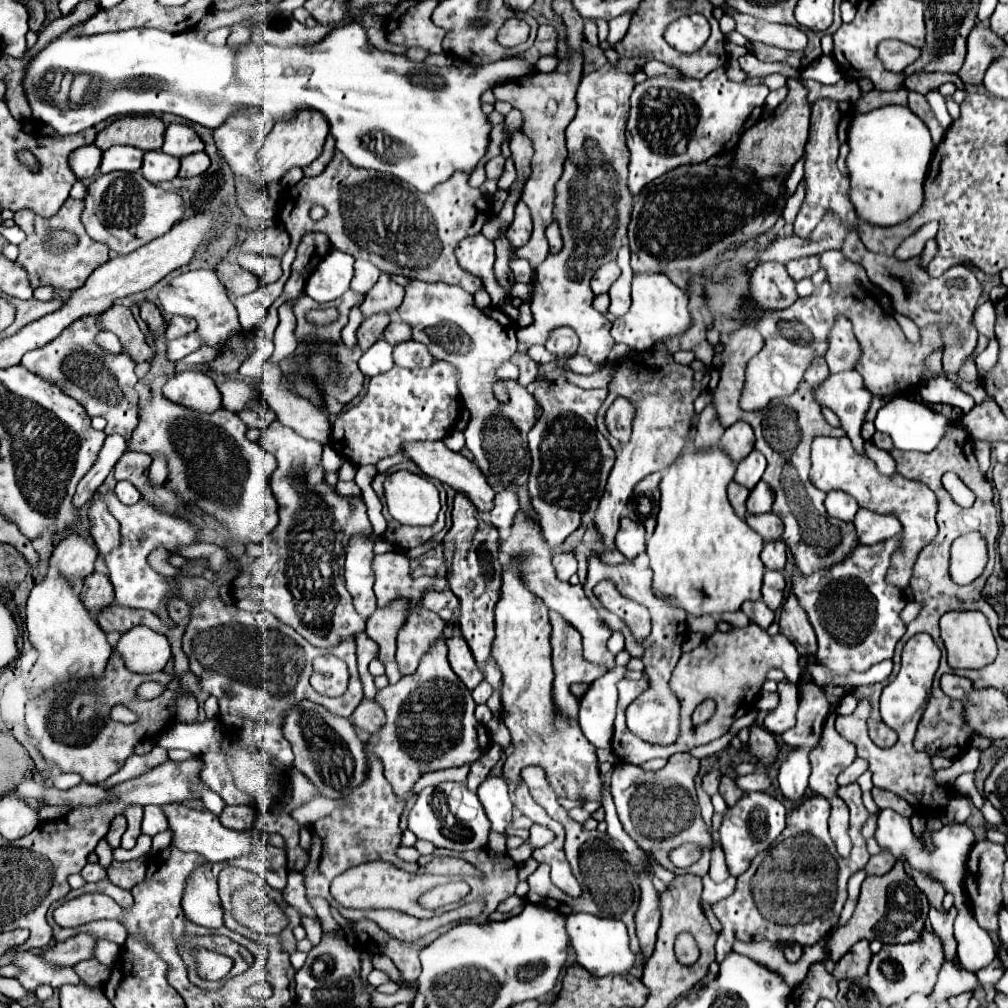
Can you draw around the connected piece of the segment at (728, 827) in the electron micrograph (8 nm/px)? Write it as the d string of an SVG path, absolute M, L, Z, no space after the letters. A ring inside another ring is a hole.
M763 791L743 793L739 803L727 809L719 833L721 833L723 851L727 857L727 867L733 877L739 877L741 873L745 873L751 865L751 859L759 851L767 849L781 835L781 831L785 829L785 817L787 817L787 811L783 803L771 793L763 793Z

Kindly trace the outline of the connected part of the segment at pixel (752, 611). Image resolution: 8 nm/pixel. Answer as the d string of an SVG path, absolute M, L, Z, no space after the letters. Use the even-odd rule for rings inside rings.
M747 601L747 603L743 603L741 611L763 629L767 629L773 623L773 617L775 617L775 613L769 607L765 607L763 601Z

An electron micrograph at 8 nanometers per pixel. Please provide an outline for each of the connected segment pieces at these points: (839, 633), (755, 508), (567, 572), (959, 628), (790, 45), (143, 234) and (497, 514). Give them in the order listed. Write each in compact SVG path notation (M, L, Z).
M899 533L885 543L859 545L841 565L813 573L811 577L803 577L795 569L793 591L807 611L819 641L817 663L829 667L831 673L843 675L847 671L867 671L871 665L893 657L897 641L907 631L907 625L899 617L907 599L903 597L903 591L887 583L885 577L893 553L901 547L903 535Z
M761 481L751 491L751 495L747 499L747 509L749 509L749 513L767 513L767 511L771 511L773 499L775 499L775 495L773 495L771 487L765 481Z
M559 553L553 557L553 567L561 581L569 581L573 573L577 573L577 557L575 553Z
M953 610L941 617L941 639L947 649L947 662L953 669L981 669L995 661L997 645L983 613L973 610Z
M733 11L731 17L737 23L735 29L749 41L749 45L759 41L763 45L773 45L787 51L803 51L807 47L807 35L797 27L767 23L763 19L755 19L737 11Z
M113 171L97 177L85 195L83 225L91 239L105 243L117 255L127 255L145 243L161 237L185 215L185 203L179 193L163 191L149 183L139 171Z
M503 489L495 495L495 507L487 515L487 521L491 521L497 529L511 527L511 523L515 521L515 515L519 513L519 509L521 509L521 505L519 505L517 493L511 491L511 489Z

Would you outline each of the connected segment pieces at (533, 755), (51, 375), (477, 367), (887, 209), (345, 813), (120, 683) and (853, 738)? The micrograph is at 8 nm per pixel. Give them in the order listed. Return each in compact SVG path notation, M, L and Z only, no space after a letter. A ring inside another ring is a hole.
M517 561L503 573L501 599L495 607L495 641L493 641L493 659L503 671L503 721L511 731L515 751L507 757L503 765L503 777L521 783L519 771L527 765L541 765L549 779L551 787L559 797L583 799L583 801L601 801L601 775L595 747L585 739L579 725L567 723L565 719L555 717L555 707L551 701L553 691L553 669L551 669L551 625L549 609L535 593L523 585Z
M99 315L81 317L71 327L63 329L63 333L57 339L53 339L51 343L47 343L45 347L25 353L21 359L21 365L31 369L35 375L47 379L49 383L55 383L65 395L77 399L91 417L95 417L95 415L105 417L107 435L119 433L125 437L125 435L131 435L139 423L139 419L137 419L139 395L135 391L135 385L137 385L135 361L127 353L113 355L117 361L117 377L115 377L105 363L109 353L103 351L95 343L95 335L99 331L101 331Z
M411 281L405 287L405 299L399 305L399 317L411 325L413 339L425 343L435 359L445 359L453 363L461 375L459 391L465 407L471 411L471 421L465 429L467 449L475 455L479 469L485 477L495 477L497 465L505 465L511 459L515 469L529 469L529 447L527 433L533 425L535 417L535 397L519 387L515 381L507 381L509 389L509 405L499 405L493 397L495 385L495 369L509 359L517 349L515 339L515 321L507 319L507 315L497 307L479 309L473 301L473 295L463 291L461 287L447 283L423 283Z
M887 105L869 113L855 111L855 117L849 127L847 143L851 147L847 155L847 169L851 177L849 199L855 205L859 217L883 227L909 219L923 203L923 181L935 149L927 125L915 113L911 113L909 107L901 107L901 105Z
M371 751L367 753L367 779L351 791L347 797L343 797L345 807L337 807L333 813L327 817L321 817L311 825L313 829L313 841L309 853L309 861L305 869L301 871L303 875L303 885L307 897L323 897L331 907L335 907L347 921L355 923L359 919L369 919L369 911L357 911L357 909L345 909L335 899L329 895L329 881L333 881L337 875L347 871L349 867L355 867L365 861L391 861L393 865L415 873L419 869L417 863L403 861L395 855L397 847L401 847L401 827L399 827L399 815L405 809L403 803L397 801L391 785L383 777L383 763L379 763L379 757L373 755Z
M113 651L103 677L87 677L83 681L67 679L49 687L47 691L43 691L43 695L29 699L25 721L31 737L37 739L39 751L45 759L49 757L51 761L55 761L65 773L81 775L85 783L99 785L125 765L127 757L133 755L137 743L155 735L163 735L165 729L175 725L177 701L181 695L191 695L189 691L185 691L183 687L179 687L177 691L165 689L163 695L159 695L157 699L137 699L137 687L141 683L157 681L169 685L173 679L175 677L167 671L151 675L133 673L125 667L119 653ZM117 703L133 707L133 711L139 715L139 721L133 725L113 721L109 717L109 711Z
M863 697L863 699L859 699L859 705L857 705L857 709L851 715L837 715L835 729L845 739L849 739L851 743L855 743L857 755L861 759L867 759L869 771L873 773L873 785L879 787L879 789L891 791L897 797L905 799L915 811L921 811L921 807L925 803L937 803L937 813L941 813L949 805L951 795L949 795L949 791L947 791L945 785L941 785L941 783L935 781L935 777L933 777L935 769L931 767L931 757L927 753L915 751L913 741L897 741L895 747L891 747L891 749L881 749L875 743L871 743L869 733L867 733L869 731L867 729L869 715L871 715L871 701L867 697Z

